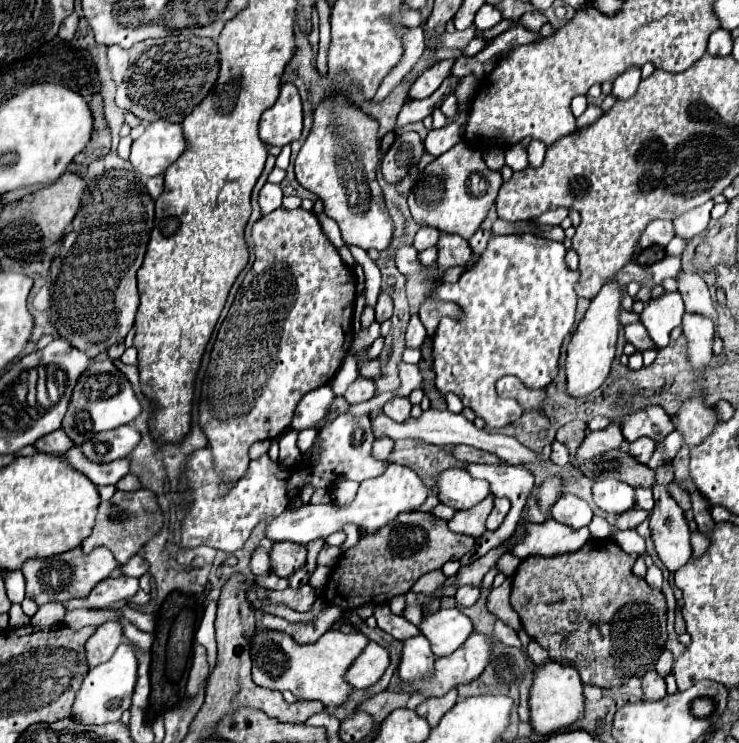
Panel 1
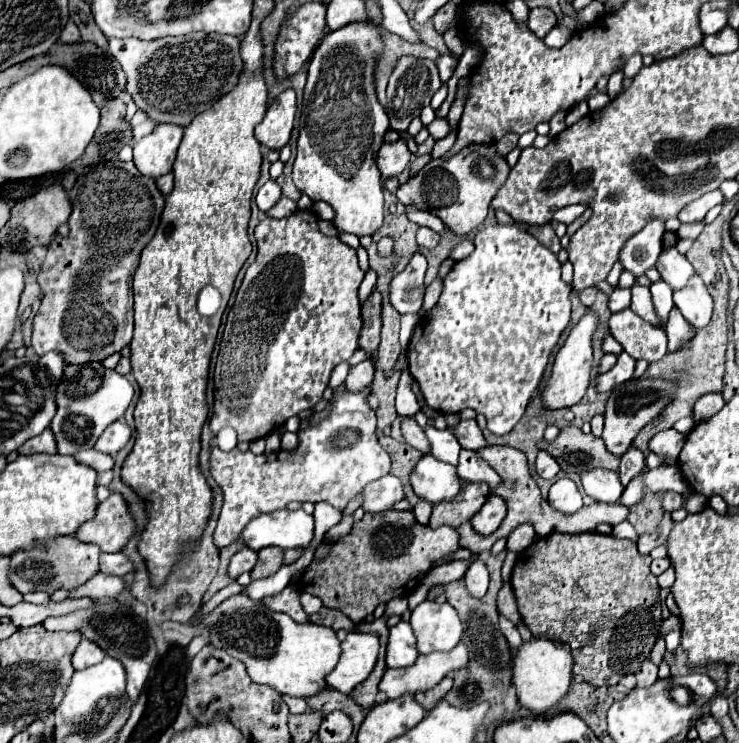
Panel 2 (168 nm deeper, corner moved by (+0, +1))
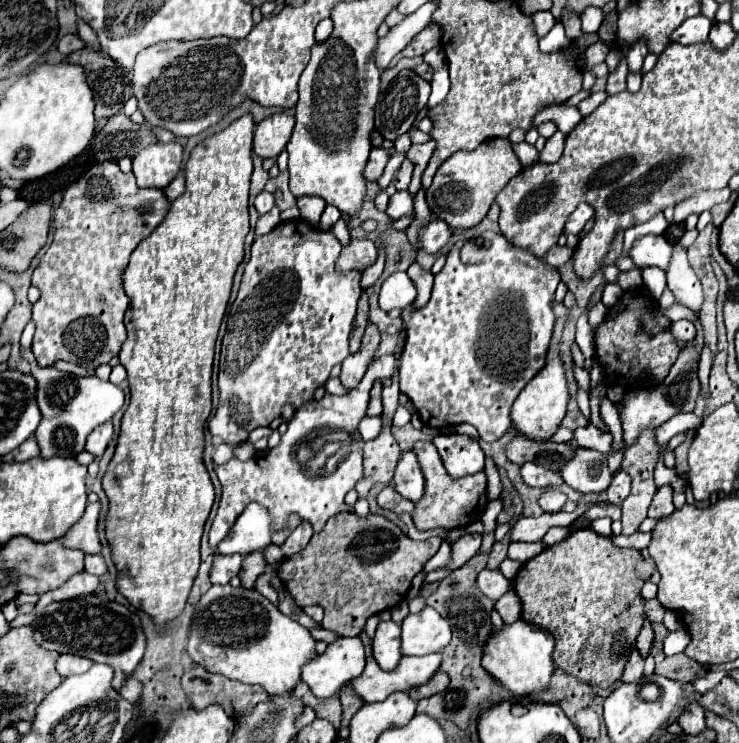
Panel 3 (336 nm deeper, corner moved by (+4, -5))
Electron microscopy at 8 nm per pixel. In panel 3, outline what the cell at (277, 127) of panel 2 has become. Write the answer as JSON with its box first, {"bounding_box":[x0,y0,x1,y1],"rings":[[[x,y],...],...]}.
{"bounding_box":[253,113,295,159],"rings":[[[275,113],[267,119],[263,119],[257,127],[255,127],[255,135],[253,135],[253,151],[261,157],[261,159],[275,159],[287,145],[291,133],[293,133],[293,125],[295,125],[295,117],[291,113]]]}

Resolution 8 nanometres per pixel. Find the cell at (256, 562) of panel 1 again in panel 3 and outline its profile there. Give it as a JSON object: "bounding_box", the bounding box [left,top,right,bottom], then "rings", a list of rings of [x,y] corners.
{"bounding_box":[209,555,241,585],"rings":[[[215,555],[211,571],[209,571],[209,581],[211,583],[219,583],[219,585],[227,585],[231,581],[233,575],[239,573],[241,569],[241,555]]]}

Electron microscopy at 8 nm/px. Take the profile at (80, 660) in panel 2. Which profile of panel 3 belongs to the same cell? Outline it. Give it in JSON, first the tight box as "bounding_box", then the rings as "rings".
{"bounding_box":[55,655,93,677],"rings":[[[61,655],[55,663],[55,669],[61,677],[69,677],[69,675],[77,675],[77,673],[87,671],[91,665],[93,663],[89,659],[83,659],[77,655]]]}

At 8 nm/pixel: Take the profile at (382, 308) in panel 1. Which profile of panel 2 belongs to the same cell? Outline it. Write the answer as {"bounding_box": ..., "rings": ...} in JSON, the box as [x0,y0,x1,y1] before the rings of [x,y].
{"bounding_box":[359,291,383,359],"rings":[[[373,291],[371,297],[367,299],[367,303],[363,305],[363,329],[361,329],[361,337],[359,337],[359,347],[369,351],[371,359],[375,359],[381,325],[383,325],[381,307],[383,307],[383,299],[381,299],[379,291]]]}

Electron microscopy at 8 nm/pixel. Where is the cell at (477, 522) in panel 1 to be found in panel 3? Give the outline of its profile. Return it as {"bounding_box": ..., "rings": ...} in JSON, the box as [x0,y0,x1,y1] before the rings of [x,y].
{"bounding_box":[413,441,487,531],"rings":[[[431,441],[415,443],[413,451],[419,459],[419,467],[425,477],[425,493],[415,503],[415,511],[413,511],[415,527],[419,531],[427,531],[427,529],[435,529],[435,527],[443,527],[443,529],[451,531],[451,529],[465,527],[469,523],[479,521],[487,507],[487,475],[485,475],[485,471],[467,475],[461,479],[453,479],[451,475],[447,475],[445,467],[439,459],[439,453]]]}

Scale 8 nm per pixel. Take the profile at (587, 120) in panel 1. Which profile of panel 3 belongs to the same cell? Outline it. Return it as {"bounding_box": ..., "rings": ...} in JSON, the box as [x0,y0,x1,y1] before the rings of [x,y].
{"bounding_box":[579,91,607,117],"rings":[[[603,91],[603,93],[593,93],[593,95],[587,97],[585,101],[581,101],[581,103],[579,103],[579,111],[581,111],[581,115],[583,115],[583,117],[591,115],[591,113],[605,101],[605,97],[607,97],[607,93]]]}

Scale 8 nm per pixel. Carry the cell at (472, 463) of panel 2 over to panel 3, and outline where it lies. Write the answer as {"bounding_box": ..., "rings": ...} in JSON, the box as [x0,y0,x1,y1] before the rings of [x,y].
{"bounding_box":[435,433,485,479],"rings":[[[443,433],[435,437],[435,447],[441,455],[441,461],[447,473],[455,479],[477,473],[485,467],[485,455],[477,441],[471,441],[465,435]]]}

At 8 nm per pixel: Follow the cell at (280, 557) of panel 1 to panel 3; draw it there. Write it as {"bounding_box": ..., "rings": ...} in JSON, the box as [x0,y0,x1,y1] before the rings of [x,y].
{"bounding_box":[239,551,267,587],"rings":[[[253,551],[251,555],[245,555],[243,557],[243,565],[241,565],[241,571],[239,571],[239,577],[241,577],[241,585],[243,587],[253,587],[257,577],[263,573],[263,569],[267,567],[265,559],[263,559],[263,553],[261,551]]]}

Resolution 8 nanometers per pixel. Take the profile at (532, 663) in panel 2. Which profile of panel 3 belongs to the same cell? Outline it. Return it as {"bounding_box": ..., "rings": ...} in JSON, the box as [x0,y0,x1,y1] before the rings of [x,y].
{"bounding_box":[483,619,555,699],"rings":[[[517,619],[515,623],[503,625],[499,631],[493,631],[485,645],[487,647],[483,649],[483,667],[495,679],[499,679],[499,683],[503,687],[507,687],[517,699],[531,697],[533,693],[547,687],[547,683],[555,671],[555,663],[551,659],[555,639],[551,639],[551,635],[547,631],[543,631],[531,623],[525,623],[523,619]]]}

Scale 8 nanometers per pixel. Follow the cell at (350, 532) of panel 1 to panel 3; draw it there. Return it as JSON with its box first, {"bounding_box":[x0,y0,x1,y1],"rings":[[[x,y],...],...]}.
{"bounding_box":[209,371,377,553],"rings":[[[369,371],[361,387],[353,389],[345,397],[325,393],[323,399],[311,399],[297,409],[293,421],[289,421],[287,431],[281,435],[277,447],[251,457],[249,461],[231,459],[225,465],[215,467],[221,481],[223,495],[219,501],[217,515],[209,531],[209,543],[217,553],[217,545],[227,535],[227,527],[235,523],[239,511],[251,501],[263,505],[277,531],[287,527],[287,517],[297,513],[301,521],[309,521],[313,531],[319,533],[325,523],[339,513],[353,513],[351,505],[345,505],[345,495],[363,477],[363,439],[359,435],[357,423],[365,417],[369,391],[377,377]]]}

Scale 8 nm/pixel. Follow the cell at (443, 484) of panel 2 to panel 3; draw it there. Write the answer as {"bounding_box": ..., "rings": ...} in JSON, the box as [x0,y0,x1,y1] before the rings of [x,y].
{"bounding_box":[393,451,425,503],"rings":[[[413,451],[401,453],[397,467],[395,467],[395,475],[393,475],[393,487],[399,495],[403,495],[405,499],[409,499],[413,503],[417,503],[421,499],[425,479],[421,475],[421,467],[419,467]]]}

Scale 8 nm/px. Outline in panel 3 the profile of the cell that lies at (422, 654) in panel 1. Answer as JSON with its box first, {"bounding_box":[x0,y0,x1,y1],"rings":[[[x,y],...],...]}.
{"bounding_box":[373,621,401,671],"rings":[[[381,621],[373,637],[373,655],[381,669],[391,671],[401,659],[401,627],[393,621]]]}

